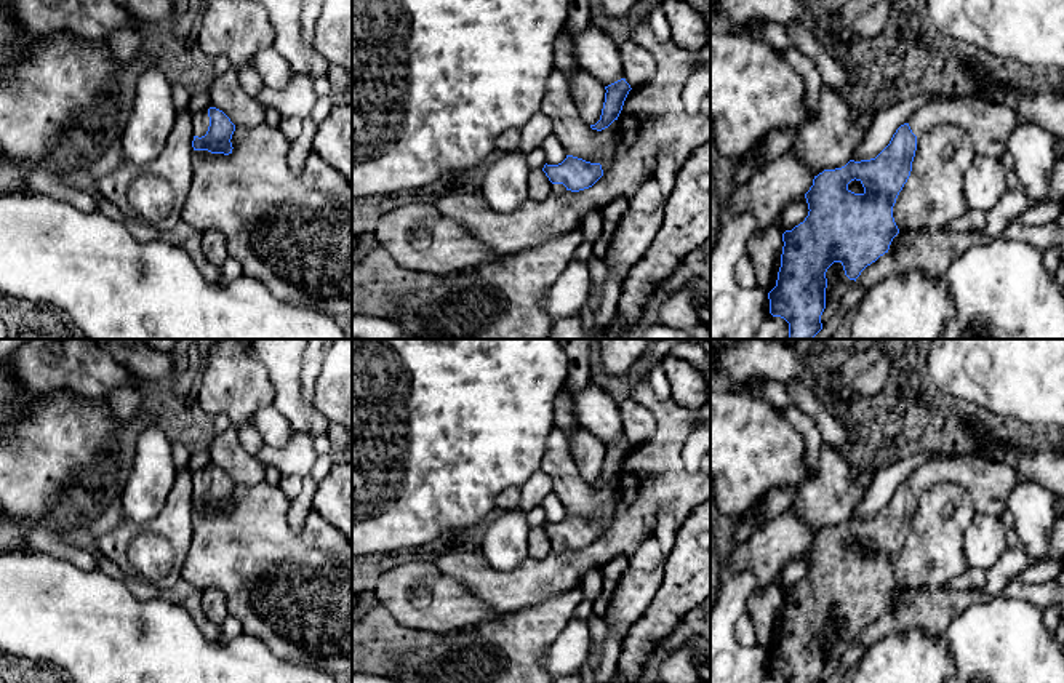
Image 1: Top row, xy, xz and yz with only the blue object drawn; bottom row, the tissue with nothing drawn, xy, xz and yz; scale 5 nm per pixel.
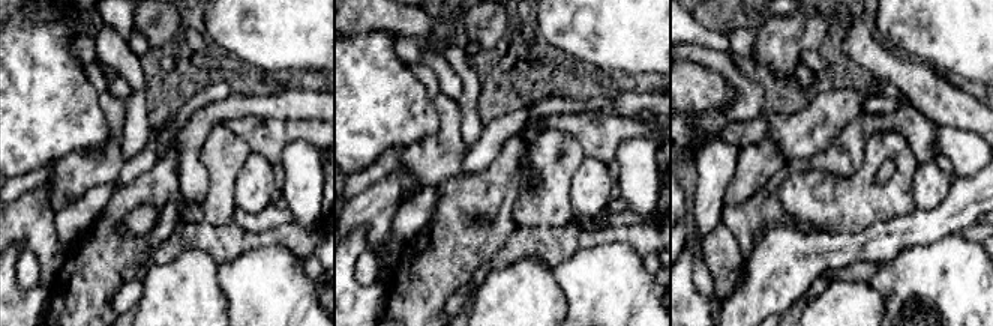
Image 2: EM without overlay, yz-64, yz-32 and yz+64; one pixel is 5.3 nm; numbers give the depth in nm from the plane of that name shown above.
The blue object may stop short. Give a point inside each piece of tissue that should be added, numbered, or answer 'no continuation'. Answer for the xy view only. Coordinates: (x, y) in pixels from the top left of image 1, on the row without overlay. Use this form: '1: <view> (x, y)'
1: xy (200, 477)

